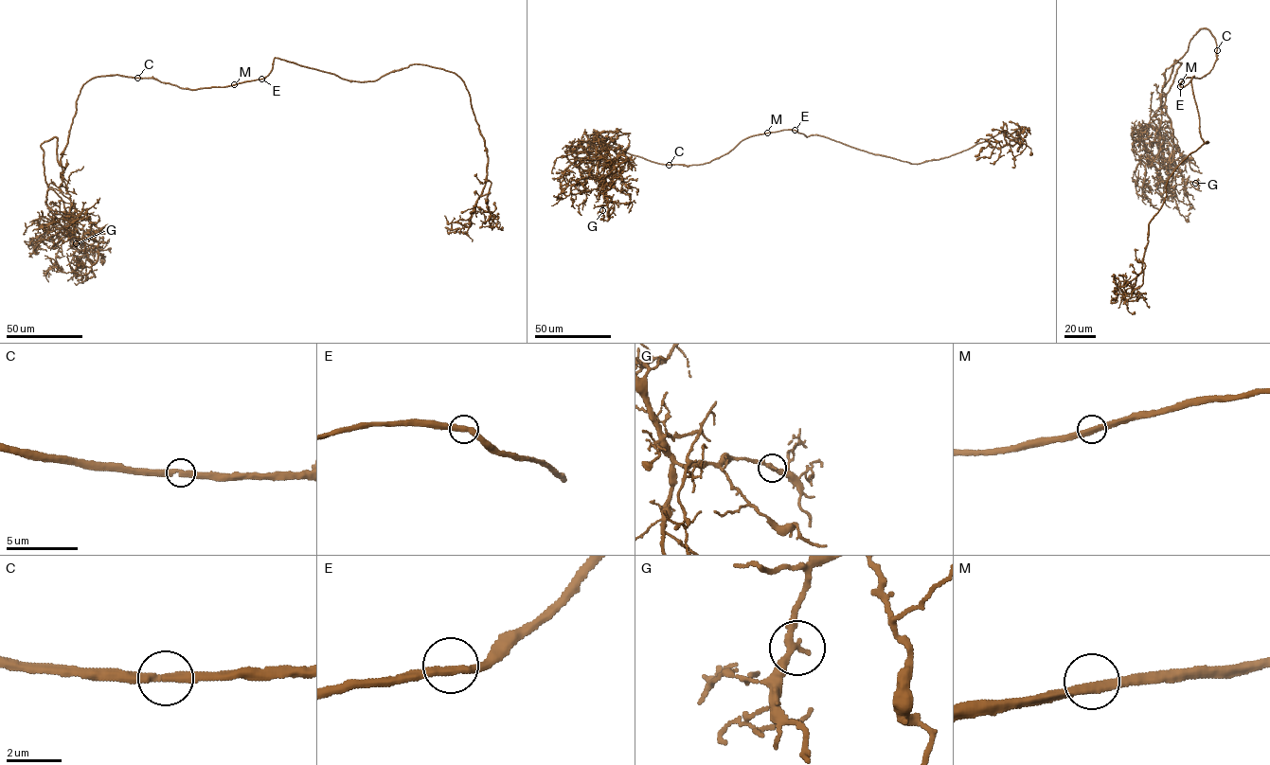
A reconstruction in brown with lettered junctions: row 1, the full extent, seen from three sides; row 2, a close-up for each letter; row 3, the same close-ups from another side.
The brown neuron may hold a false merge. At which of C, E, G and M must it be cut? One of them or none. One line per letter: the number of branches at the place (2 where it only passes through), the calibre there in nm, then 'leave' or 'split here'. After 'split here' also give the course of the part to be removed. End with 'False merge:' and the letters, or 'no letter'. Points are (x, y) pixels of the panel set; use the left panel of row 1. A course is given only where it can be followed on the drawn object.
C: 2 | 300 nm | leave
E: 2 | 320 nm | leave
G: 2 | 280 nm | leave
M: 2 | 340 nm | leave
False merge: no letter

